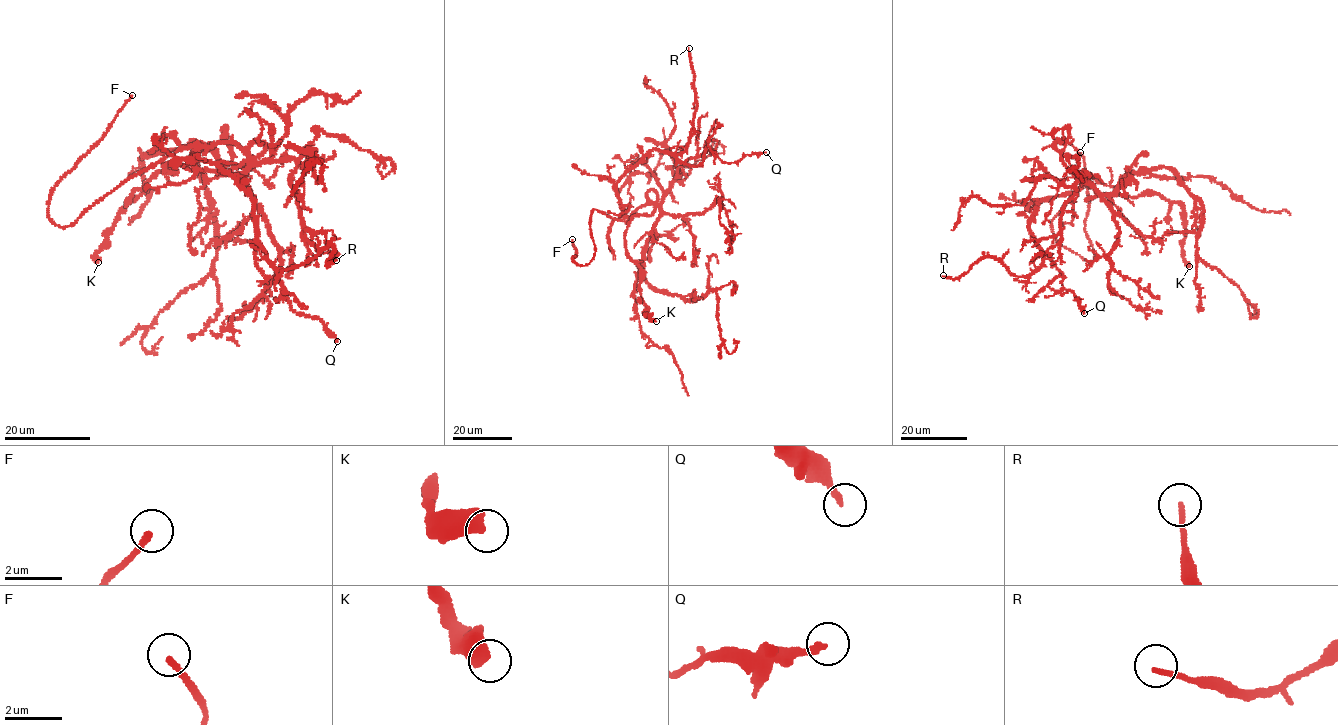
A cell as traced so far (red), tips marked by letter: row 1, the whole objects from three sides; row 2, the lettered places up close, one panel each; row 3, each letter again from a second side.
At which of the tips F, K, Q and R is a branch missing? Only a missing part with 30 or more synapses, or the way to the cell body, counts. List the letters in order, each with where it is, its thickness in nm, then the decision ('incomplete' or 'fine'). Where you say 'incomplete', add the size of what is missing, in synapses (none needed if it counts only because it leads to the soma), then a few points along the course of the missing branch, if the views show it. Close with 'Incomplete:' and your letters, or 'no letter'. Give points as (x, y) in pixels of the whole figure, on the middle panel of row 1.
F: (572, 239) | 220 nm | incomplete | (572, 239), (570, 228), (577, 219), (598, 230), (599, 234)
K: (656, 321) | 650 nm | fine
Q: (766, 152) | 240 nm | fine
R: (689, 48) | 160 nm | fine
Incomplete: F

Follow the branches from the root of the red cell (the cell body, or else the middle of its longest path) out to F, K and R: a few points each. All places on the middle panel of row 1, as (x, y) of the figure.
F: (658, 208), (645, 204), (618, 219), (593, 209), (595, 255), (586, 265), (572, 260), (576, 251), (572, 239)
K: (658, 208), (650, 215), (634, 215), (625, 236), (626, 252), (639, 266), (645, 317), (651, 314), (656, 321)
R: (658, 208), (645, 204), (626, 216), (616, 183), (654, 150), (673, 154), (685, 150), (697, 103), (689, 48)

